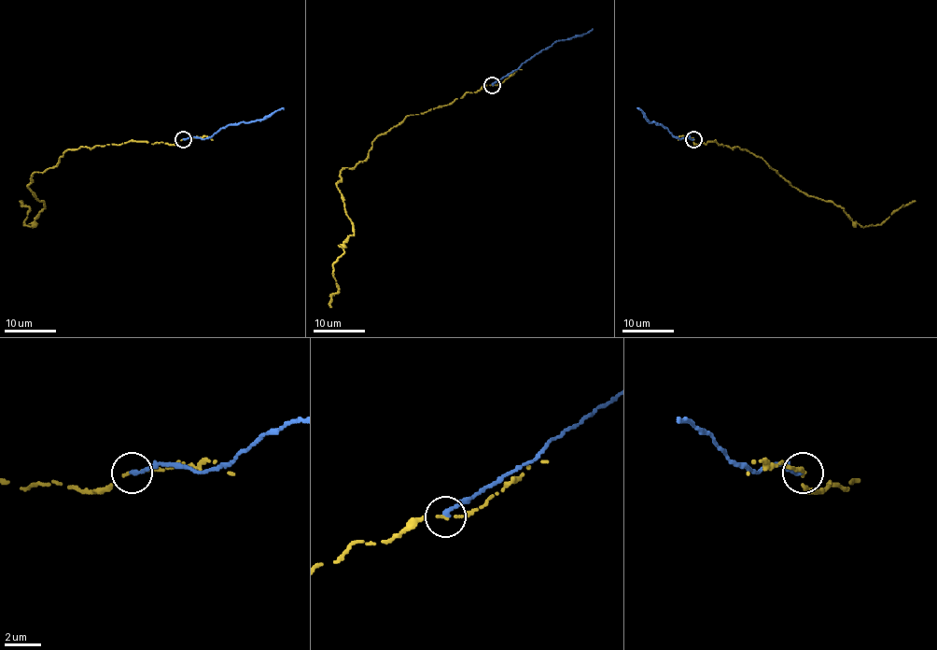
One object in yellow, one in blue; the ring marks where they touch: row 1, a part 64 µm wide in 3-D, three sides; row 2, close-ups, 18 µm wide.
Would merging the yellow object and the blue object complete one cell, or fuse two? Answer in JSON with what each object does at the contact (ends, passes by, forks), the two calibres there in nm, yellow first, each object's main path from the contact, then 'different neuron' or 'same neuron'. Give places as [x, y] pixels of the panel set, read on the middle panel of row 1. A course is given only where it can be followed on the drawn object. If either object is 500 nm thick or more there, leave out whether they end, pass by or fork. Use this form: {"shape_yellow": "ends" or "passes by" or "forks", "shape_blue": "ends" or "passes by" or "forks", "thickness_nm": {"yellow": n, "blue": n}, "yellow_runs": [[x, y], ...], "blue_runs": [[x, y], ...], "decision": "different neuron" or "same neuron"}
{"shape_yellow": "passes by", "shape_blue": "ends", "thickness_nm": {"yellow": 100, "blue": 280}, "yellow_runs": [[492, 85], [406, 116], [372, 142], [365, 160], [340, 172], [353, 233], [332, 268], [331, 306]], "blue_runs": [[492, 85], [557, 40], [571, 39], [592, 29]], "decision": "different neuron"}

